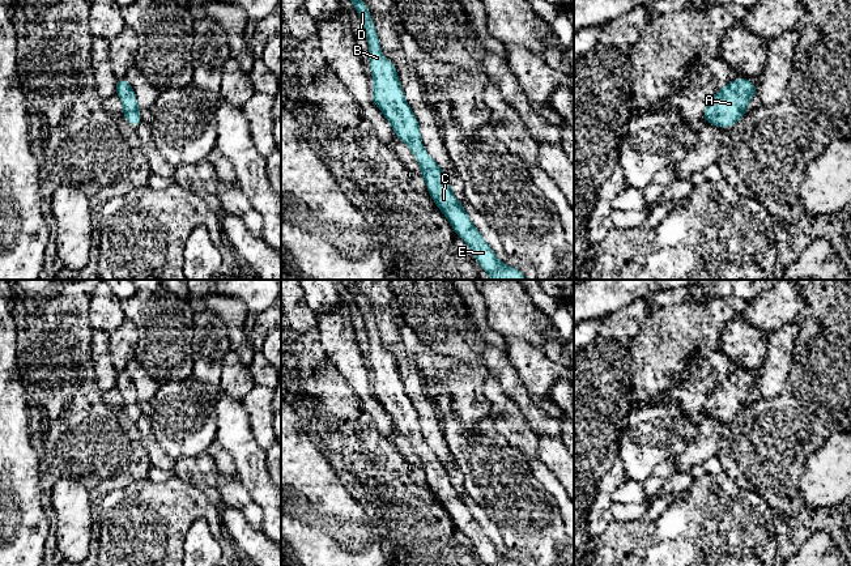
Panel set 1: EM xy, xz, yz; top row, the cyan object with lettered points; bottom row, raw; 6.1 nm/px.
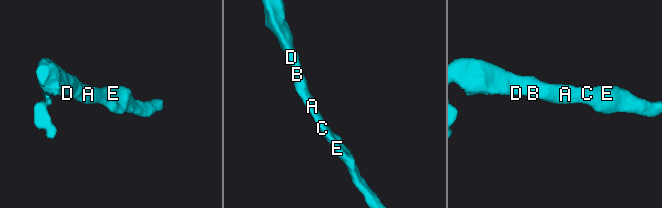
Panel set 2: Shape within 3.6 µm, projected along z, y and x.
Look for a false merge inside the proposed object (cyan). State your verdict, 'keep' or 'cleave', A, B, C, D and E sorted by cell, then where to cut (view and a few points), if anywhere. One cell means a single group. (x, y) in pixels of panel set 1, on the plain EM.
keep | A B C D E | no cut

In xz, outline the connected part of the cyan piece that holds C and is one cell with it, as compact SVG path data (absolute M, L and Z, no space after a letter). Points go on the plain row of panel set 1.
M341 280L348 288L359 311L362 312L365 327L369 335L370 362L374 371L371 393L390 414L395 427L416 447L421 459L421 469L427 478L429 489L450 514L455 525L473 544L477 557L486 566L522 566L515 559L503 557L485 535L482 527L469 512L465 502L451 484L451 478L442 461L425 444L421 434L420 417L412 405L404 383L400 378L396 359L387 353L380 341L375 318L367 298L359 291L357 280Z

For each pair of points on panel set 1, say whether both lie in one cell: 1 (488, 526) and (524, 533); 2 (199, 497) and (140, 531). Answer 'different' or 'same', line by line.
1: different
2: same

